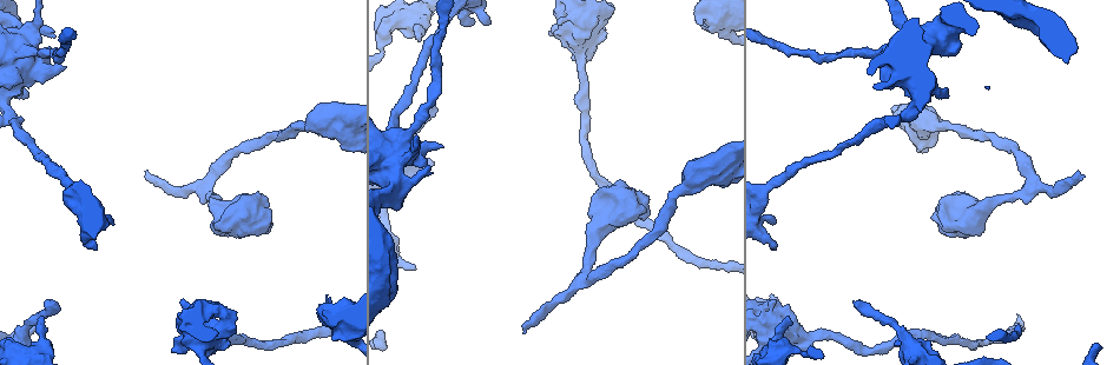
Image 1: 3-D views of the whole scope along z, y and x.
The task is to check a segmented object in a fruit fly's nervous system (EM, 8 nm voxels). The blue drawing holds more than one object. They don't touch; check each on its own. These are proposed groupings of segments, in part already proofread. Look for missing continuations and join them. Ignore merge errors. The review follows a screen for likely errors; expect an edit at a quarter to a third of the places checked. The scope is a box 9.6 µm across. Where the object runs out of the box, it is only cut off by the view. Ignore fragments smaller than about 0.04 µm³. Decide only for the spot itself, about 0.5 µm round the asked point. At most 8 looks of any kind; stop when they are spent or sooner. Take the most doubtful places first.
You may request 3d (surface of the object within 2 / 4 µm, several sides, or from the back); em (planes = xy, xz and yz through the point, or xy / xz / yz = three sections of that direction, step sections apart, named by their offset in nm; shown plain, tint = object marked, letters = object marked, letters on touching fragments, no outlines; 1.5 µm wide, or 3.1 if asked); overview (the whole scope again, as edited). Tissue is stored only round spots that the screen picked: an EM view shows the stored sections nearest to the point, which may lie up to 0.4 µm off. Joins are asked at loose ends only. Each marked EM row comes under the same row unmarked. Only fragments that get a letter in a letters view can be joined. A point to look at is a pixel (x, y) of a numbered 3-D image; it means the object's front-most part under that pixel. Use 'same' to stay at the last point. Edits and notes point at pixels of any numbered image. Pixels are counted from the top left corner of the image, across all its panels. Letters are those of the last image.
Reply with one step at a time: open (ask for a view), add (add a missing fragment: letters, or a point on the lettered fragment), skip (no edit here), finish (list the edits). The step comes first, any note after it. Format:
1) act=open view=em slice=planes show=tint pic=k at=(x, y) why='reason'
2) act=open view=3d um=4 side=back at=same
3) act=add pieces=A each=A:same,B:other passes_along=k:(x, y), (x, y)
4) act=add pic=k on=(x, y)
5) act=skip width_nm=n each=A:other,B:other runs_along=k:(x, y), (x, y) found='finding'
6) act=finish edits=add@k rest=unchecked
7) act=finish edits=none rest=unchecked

act=open view=em slice=planes show=tint pic=1 at=(1085, 177) why='branch stops here'

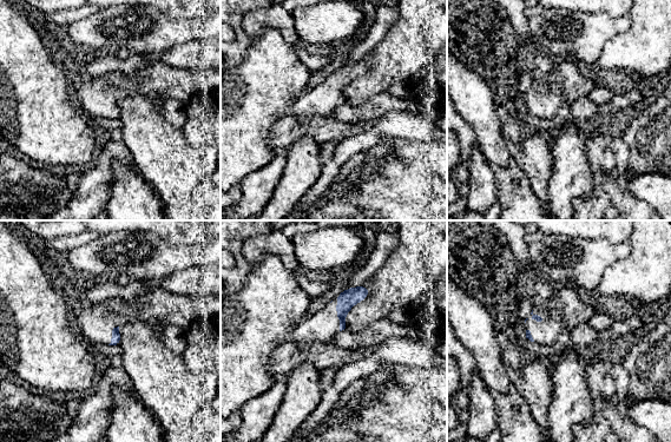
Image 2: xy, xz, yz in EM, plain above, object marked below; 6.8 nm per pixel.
act=open view=em slice=planes show=letters at=same

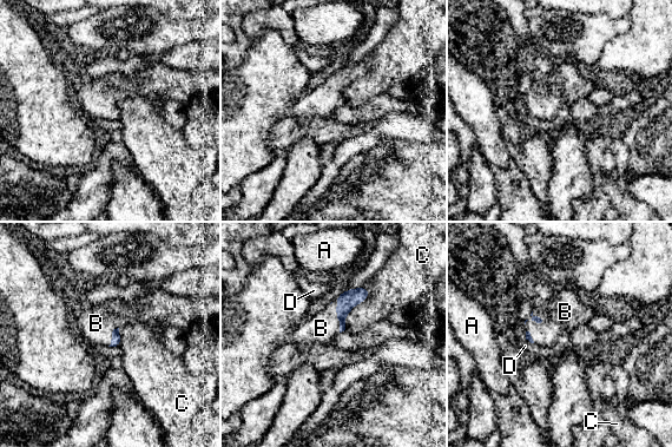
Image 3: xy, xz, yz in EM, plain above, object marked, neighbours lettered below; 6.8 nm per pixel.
act=add pieces=B longest_contact=C:320nm each=A:other,B:same,C:other,D:other found='it goes on there'

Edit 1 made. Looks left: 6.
act=open view=overview why='redraw'

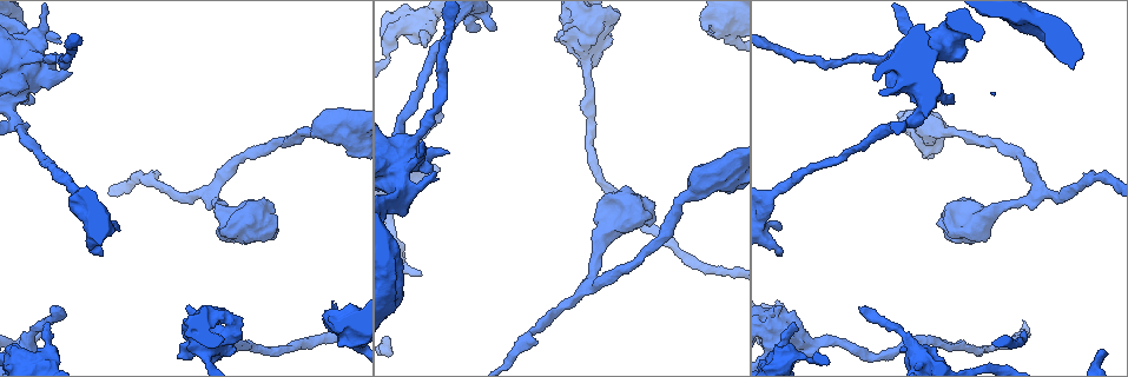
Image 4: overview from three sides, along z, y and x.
act=open view=3d um=4 pic=4 at=(438, 178) why='branch stops here'

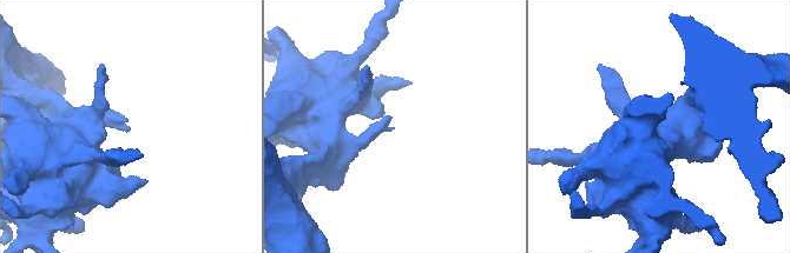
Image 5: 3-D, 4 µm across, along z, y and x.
act=open view=em slice=xy step=8 show=tint pic=5 at=(130, 128) why='shape alone is not enough'

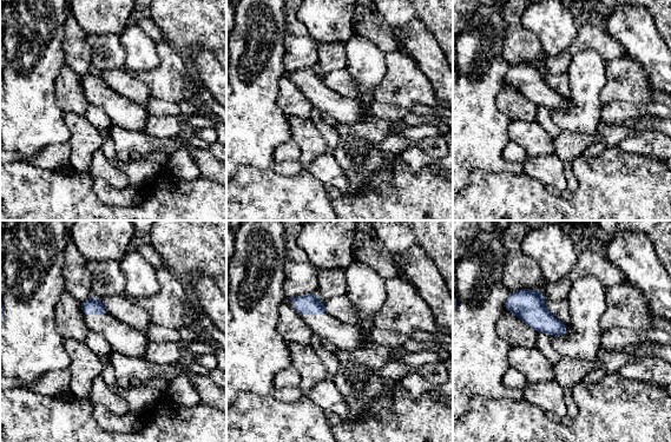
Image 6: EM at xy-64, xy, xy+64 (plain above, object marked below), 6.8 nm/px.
act=open view=em slice=xz step=4 show=letters at=same

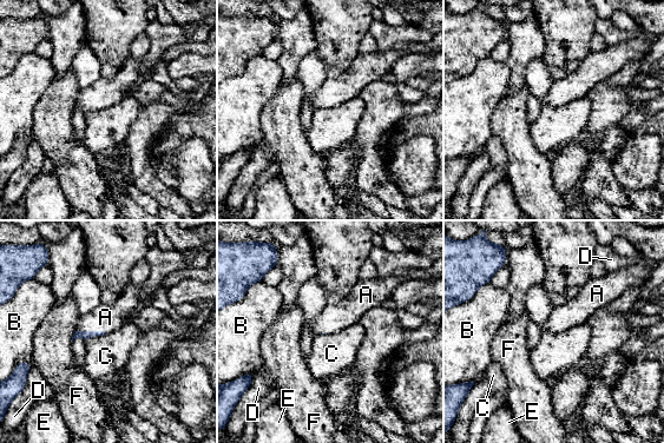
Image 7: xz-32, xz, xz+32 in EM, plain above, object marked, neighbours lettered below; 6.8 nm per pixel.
act=add pieces=A each=A:same,B:other,C:other,D:other,E:other,F:other passes_along=7:(85, 335), (90, 331), (105, 317) found='the neuron continues'

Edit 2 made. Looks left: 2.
act=finish edits=add@3,add@7 rest=unchecked

